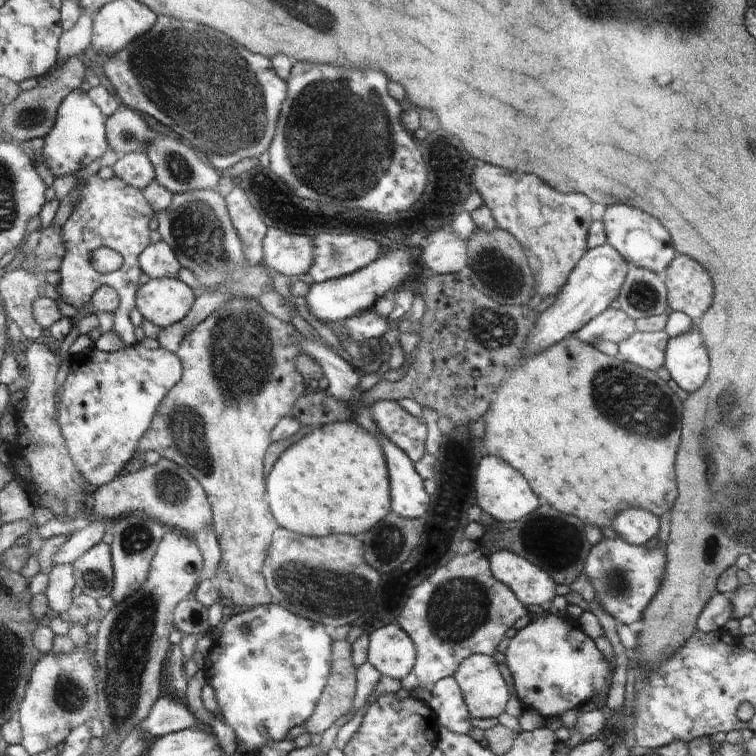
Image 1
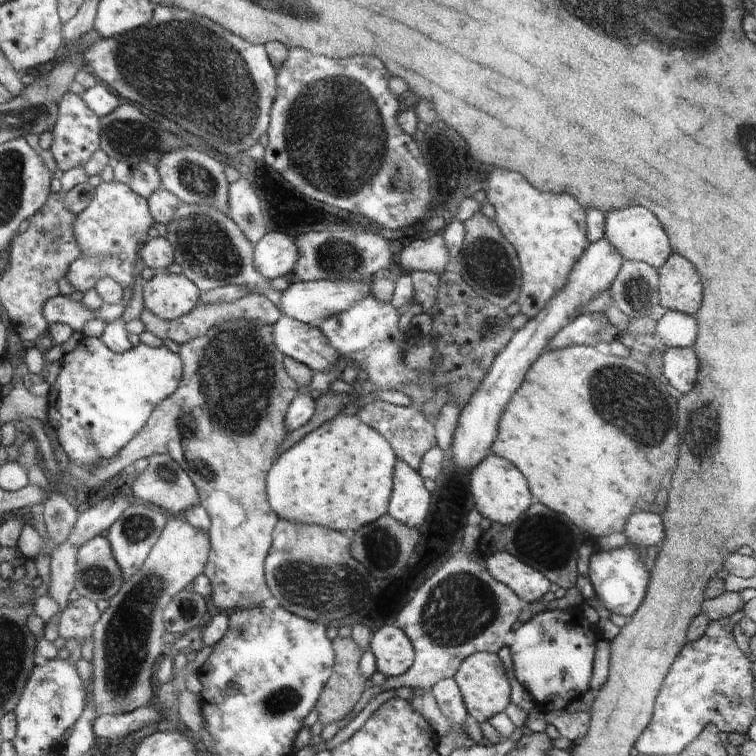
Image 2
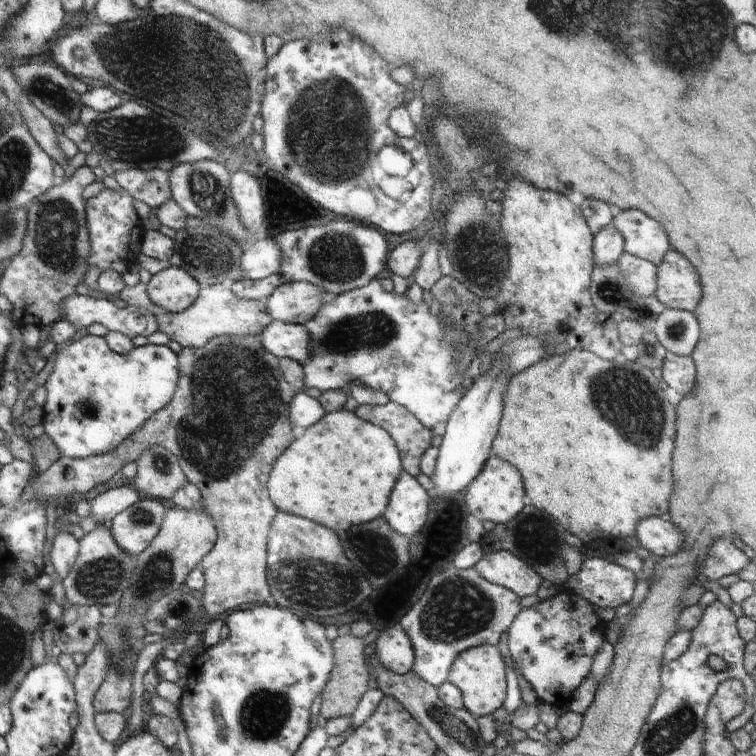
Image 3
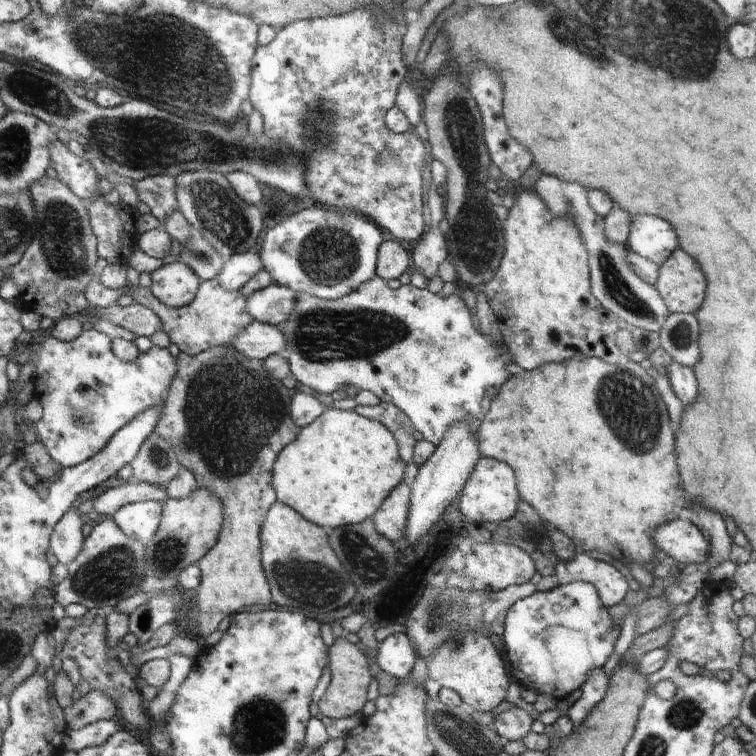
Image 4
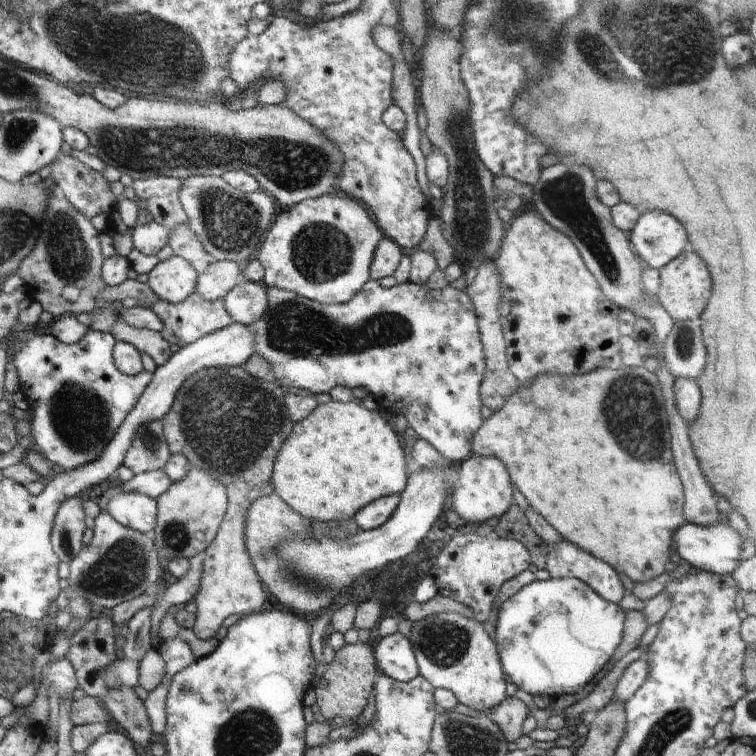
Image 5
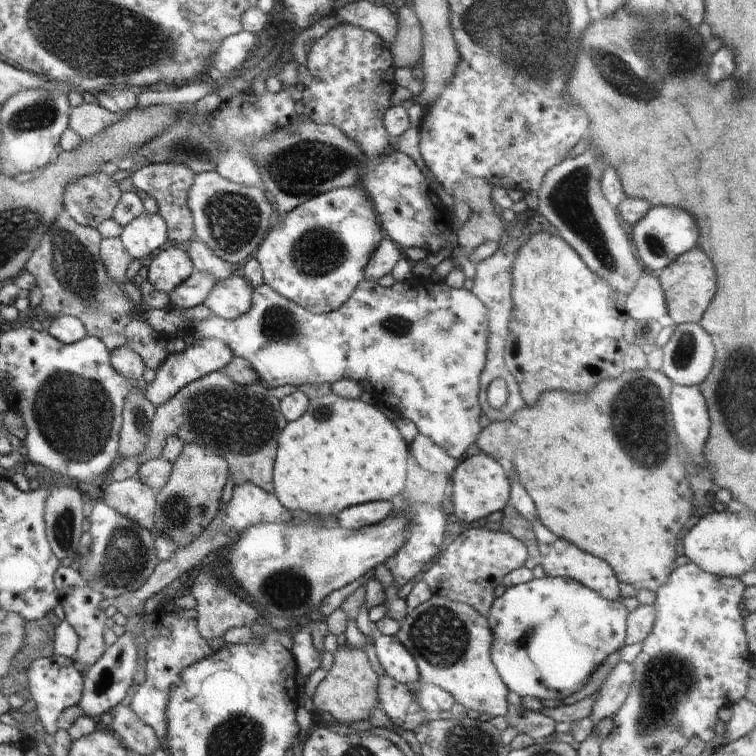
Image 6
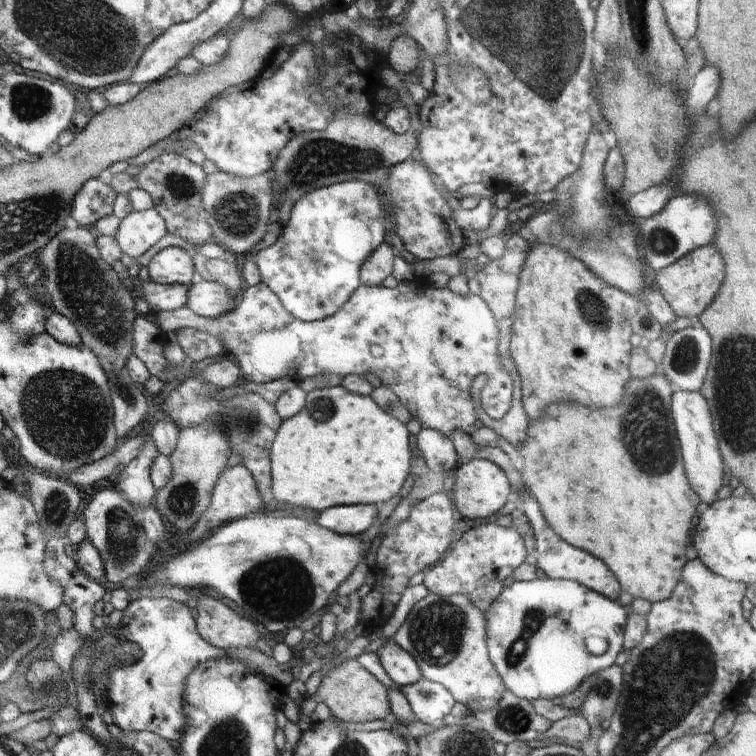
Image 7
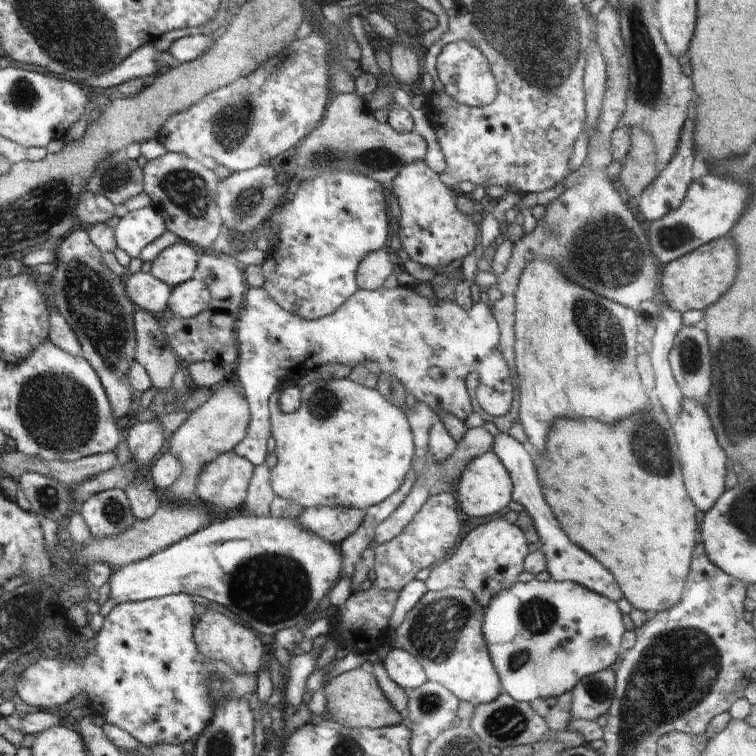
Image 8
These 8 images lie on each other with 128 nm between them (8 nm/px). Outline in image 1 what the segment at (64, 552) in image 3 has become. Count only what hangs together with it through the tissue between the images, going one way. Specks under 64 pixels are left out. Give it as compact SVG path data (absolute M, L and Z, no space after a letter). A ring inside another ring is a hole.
M74 564L55 565L49 574L50 584L46 590L50 608L60 614L69 612L74 604L74 588L77 587Z

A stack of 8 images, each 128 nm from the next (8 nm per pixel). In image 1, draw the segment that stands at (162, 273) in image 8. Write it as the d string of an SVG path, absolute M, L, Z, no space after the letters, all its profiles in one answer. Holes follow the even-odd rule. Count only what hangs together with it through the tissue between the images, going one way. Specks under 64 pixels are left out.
M150 279L139 290L137 308L162 328L182 322L195 308L197 292L180 279Z

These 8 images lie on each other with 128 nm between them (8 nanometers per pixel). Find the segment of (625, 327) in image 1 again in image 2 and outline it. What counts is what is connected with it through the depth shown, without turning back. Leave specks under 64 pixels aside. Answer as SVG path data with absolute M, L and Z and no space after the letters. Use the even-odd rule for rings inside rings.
M582 312L568 326L564 326L550 342L548 349L566 348L566 346L586 345L600 348L610 320L605 312Z

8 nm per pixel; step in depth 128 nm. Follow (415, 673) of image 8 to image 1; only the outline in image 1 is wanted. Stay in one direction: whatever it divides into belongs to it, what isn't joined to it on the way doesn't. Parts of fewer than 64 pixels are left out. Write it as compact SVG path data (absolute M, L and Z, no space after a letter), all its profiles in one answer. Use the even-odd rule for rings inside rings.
M390 623L369 633L368 661L380 674L402 680L416 658L414 640L398 624Z

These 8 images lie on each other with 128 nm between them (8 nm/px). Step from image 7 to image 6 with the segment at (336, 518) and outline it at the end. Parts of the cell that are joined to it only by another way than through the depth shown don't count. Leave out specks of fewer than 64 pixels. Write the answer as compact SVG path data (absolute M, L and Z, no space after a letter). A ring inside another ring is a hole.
M372 501L366 504L351 506L338 514L338 527L358 529L378 524L386 520L392 511L391 501Z

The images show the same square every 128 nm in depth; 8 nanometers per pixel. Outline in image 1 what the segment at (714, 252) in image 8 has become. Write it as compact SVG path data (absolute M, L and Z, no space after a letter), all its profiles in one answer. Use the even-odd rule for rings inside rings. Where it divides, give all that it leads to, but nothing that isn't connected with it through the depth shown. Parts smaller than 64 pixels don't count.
M676 254L676 262L665 270L665 286L667 288L667 305L674 311L680 311L687 314L696 322L702 314L708 310L712 302L712 282L706 274L706 270L692 258Z

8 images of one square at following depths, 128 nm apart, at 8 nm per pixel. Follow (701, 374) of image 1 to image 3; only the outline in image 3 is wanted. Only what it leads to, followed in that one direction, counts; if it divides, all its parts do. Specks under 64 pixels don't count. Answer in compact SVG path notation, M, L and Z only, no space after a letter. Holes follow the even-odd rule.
M667 352L663 358L662 365L663 384L668 388L680 392L686 396L696 382L695 363L691 356L676 356L674 353Z

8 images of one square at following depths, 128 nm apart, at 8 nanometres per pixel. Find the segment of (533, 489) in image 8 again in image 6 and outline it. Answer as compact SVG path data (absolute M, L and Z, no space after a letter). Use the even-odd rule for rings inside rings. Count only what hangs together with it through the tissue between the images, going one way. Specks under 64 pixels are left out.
M538 520L531 522L534 534L537 538L540 556L538 564L542 566L548 577L570 578L576 582L583 583L584 586L591 587L596 594L602 595L610 602L616 602L620 598L620 588L618 588L618 576L609 563L596 555L588 554L588 551L580 550L575 544L566 539L560 540L557 535L544 528Z

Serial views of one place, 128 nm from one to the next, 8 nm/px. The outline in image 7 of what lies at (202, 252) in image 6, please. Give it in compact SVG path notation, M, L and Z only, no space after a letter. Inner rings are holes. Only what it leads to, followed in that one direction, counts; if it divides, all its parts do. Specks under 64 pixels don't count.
M194 254L195 264L199 277L223 283L231 292L231 298L237 299L242 294L242 284L246 284L240 276L238 266L228 257L209 259L202 254Z

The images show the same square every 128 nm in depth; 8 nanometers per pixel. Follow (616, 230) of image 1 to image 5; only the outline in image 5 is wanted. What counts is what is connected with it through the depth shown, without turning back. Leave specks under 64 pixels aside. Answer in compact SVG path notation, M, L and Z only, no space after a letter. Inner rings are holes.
M646 212L630 231L633 251L646 266L662 269L686 248L684 226L664 212Z

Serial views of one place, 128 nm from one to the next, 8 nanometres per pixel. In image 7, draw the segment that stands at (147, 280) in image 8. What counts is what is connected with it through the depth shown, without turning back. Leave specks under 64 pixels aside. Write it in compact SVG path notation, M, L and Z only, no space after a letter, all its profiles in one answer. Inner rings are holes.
M139 282L138 288L143 293L143 299L156 312L173 311L189 306L189 296L192 285L166 285L155 282Z

